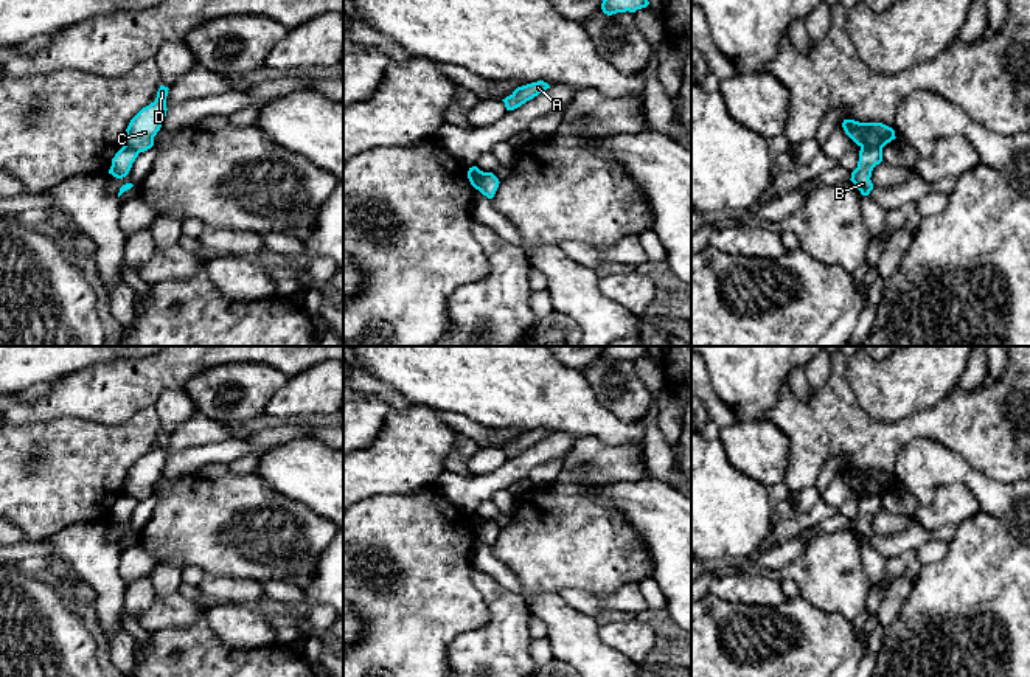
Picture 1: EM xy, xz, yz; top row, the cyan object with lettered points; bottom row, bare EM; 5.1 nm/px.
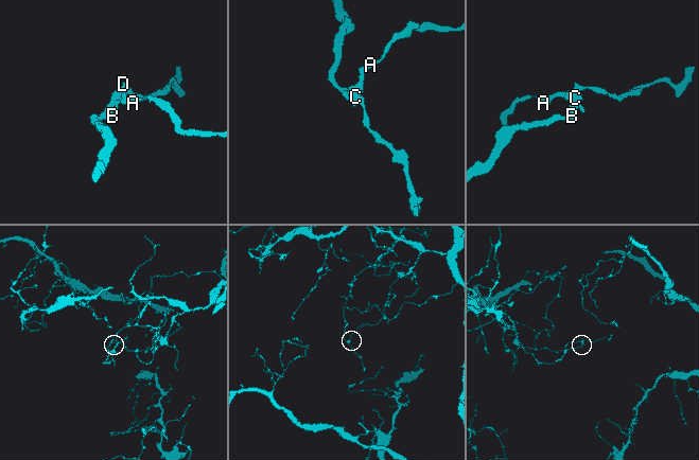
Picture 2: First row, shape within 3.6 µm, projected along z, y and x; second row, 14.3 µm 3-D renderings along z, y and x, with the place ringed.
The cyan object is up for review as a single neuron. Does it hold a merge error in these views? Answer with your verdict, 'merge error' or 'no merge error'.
merge error

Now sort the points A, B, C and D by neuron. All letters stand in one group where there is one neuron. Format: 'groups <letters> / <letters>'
groups A C D / B

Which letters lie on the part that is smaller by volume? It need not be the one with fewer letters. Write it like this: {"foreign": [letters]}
{"foreign": ["B"]}

